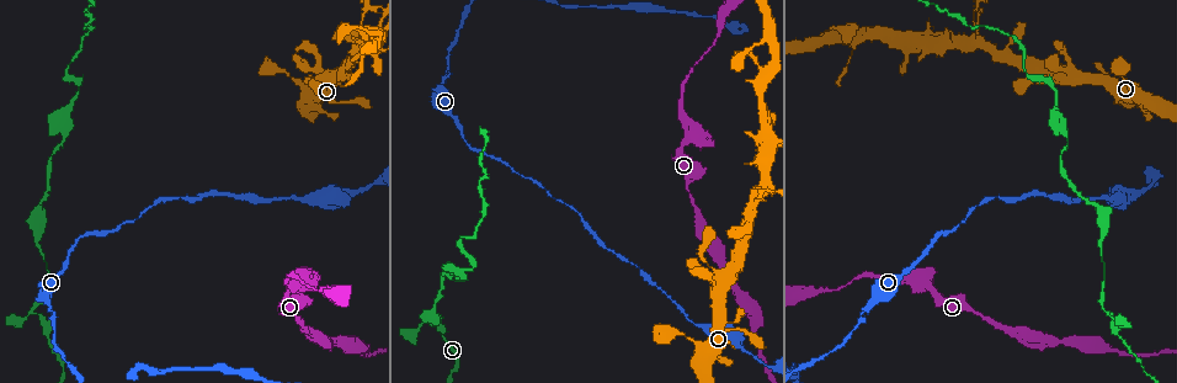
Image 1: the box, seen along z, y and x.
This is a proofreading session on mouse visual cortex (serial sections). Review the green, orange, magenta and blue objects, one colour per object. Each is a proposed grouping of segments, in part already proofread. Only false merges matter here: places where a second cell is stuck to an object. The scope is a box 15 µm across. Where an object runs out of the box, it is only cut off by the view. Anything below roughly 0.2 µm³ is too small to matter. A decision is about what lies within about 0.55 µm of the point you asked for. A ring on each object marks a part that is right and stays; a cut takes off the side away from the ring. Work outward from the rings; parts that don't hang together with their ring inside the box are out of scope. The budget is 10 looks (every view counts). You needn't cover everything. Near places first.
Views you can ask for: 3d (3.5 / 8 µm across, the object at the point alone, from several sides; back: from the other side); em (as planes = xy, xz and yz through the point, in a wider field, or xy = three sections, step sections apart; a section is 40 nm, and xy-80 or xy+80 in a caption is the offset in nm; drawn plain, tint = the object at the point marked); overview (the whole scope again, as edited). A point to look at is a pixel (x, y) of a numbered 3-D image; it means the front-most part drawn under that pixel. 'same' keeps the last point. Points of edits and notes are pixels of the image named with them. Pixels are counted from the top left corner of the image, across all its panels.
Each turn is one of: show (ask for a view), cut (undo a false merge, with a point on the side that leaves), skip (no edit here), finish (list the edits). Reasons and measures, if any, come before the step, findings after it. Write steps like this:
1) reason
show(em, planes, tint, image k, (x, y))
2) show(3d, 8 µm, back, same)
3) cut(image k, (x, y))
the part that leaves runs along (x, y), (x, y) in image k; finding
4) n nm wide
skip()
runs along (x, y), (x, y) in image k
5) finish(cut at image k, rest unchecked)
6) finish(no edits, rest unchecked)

abrupt turn
show(3d, 3.5 µm, image 1, (1106, 313))

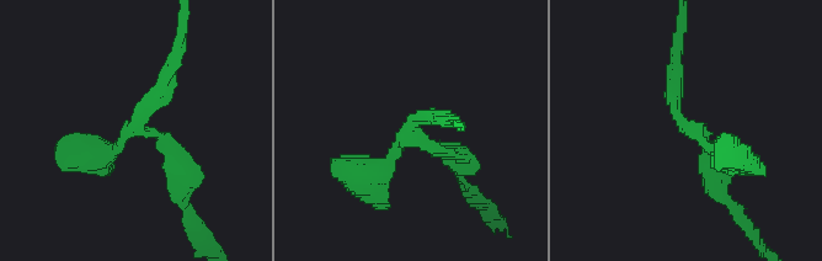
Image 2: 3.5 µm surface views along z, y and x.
show(em, planes, tint, image 2, (686, 124))

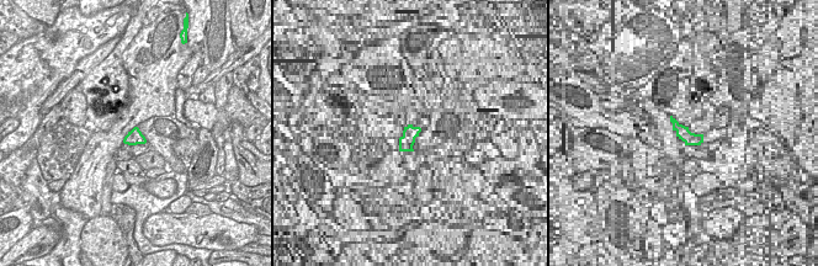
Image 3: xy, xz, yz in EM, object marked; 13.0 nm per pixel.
skip()
all the same cell

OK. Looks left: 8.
a narrow waist
show(3d, 3.5 µm, back, image 1, (447, 76))

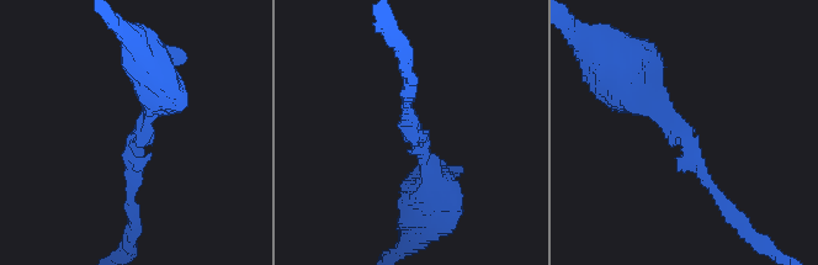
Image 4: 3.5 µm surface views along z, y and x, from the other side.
arms of 150, 300 nm
show(em, xy, step 1, tint, image 4, (402, 131))

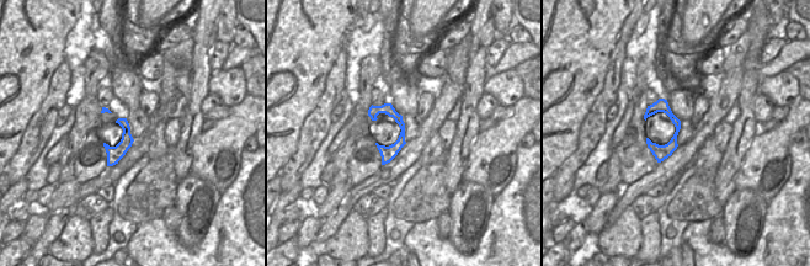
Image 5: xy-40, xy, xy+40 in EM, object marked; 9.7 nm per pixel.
skip()
continuous, no second cell

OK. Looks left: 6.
sharp bend
show(3d, 3.5 µm, image 1, (66, 66))

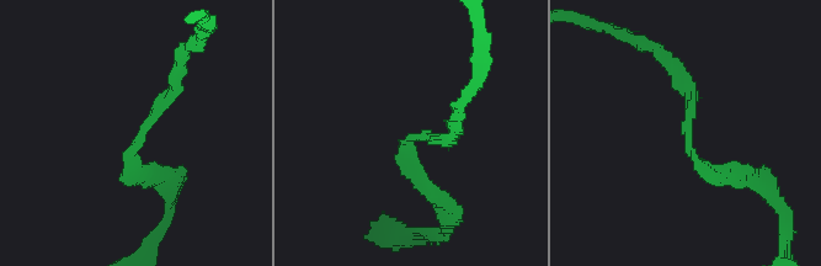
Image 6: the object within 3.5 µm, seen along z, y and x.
arms of 200, 200 nm; shape alone is not enough
show(em, xy, step 3, tint, image 6, (687, 135))

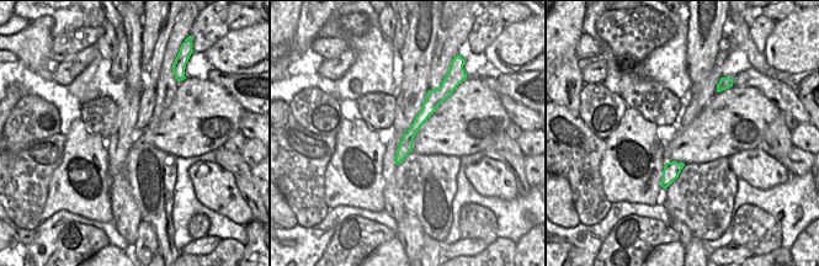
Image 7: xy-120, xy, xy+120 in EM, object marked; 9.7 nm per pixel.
skip()
runs along (435, 92), (398, 160) in image 7; one cell here

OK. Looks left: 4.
sharp bend
show(em, xy, step 5, tint, image 1, (689, 123))

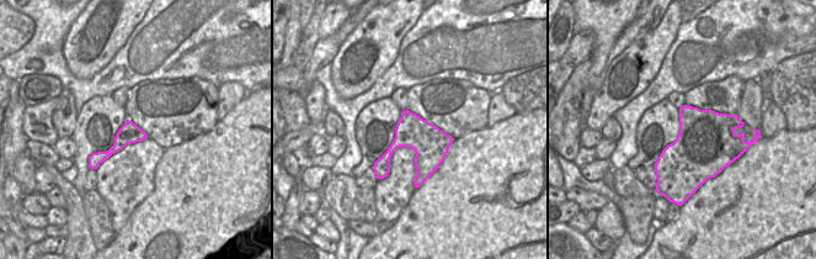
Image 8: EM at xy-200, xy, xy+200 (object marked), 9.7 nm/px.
show(3d, 3.5 µm, same)

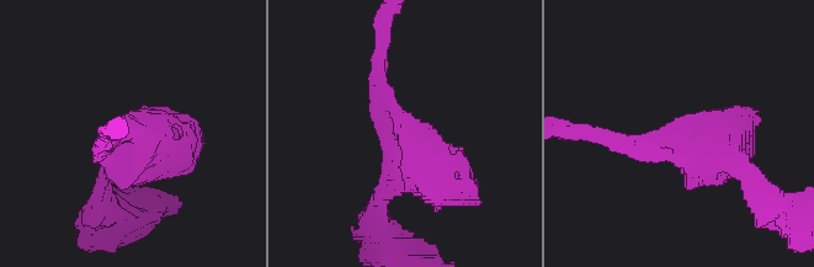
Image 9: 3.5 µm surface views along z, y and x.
skip()
runs along (143, 136), (127, 136), (96, 162) in image 8; one cell here

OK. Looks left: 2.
finish(no edits, rest unchecked)

